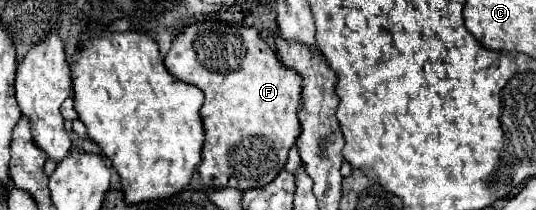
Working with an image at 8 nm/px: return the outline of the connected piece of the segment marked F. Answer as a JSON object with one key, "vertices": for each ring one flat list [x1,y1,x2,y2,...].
{"vertices":[[210,20,204,22,204,24,194,24,172,40,172,48,166,54,164,64,166,64,166,70,176,80,198,86,204,92,204,98,206,98,202,108,200,108,200,116,202,116,204,130,206,130,206,140,204,140,204,148,202,148,202,162,198,166,202,182,208,188,236,188,236,190,252,190,252,188,260,188,260,186,266,186,268,182,272,182,278,176,278,172,286,166,288,150,296,142,296,138,300,136,300,122,298,122,298,116,296,116,298,106,300,106,300,76,294,70,282,66,282,62,276,58,276,54,270,50,270,46,258,36,258,30,248,28,248,26,228,26,224,22,210,22]]}

